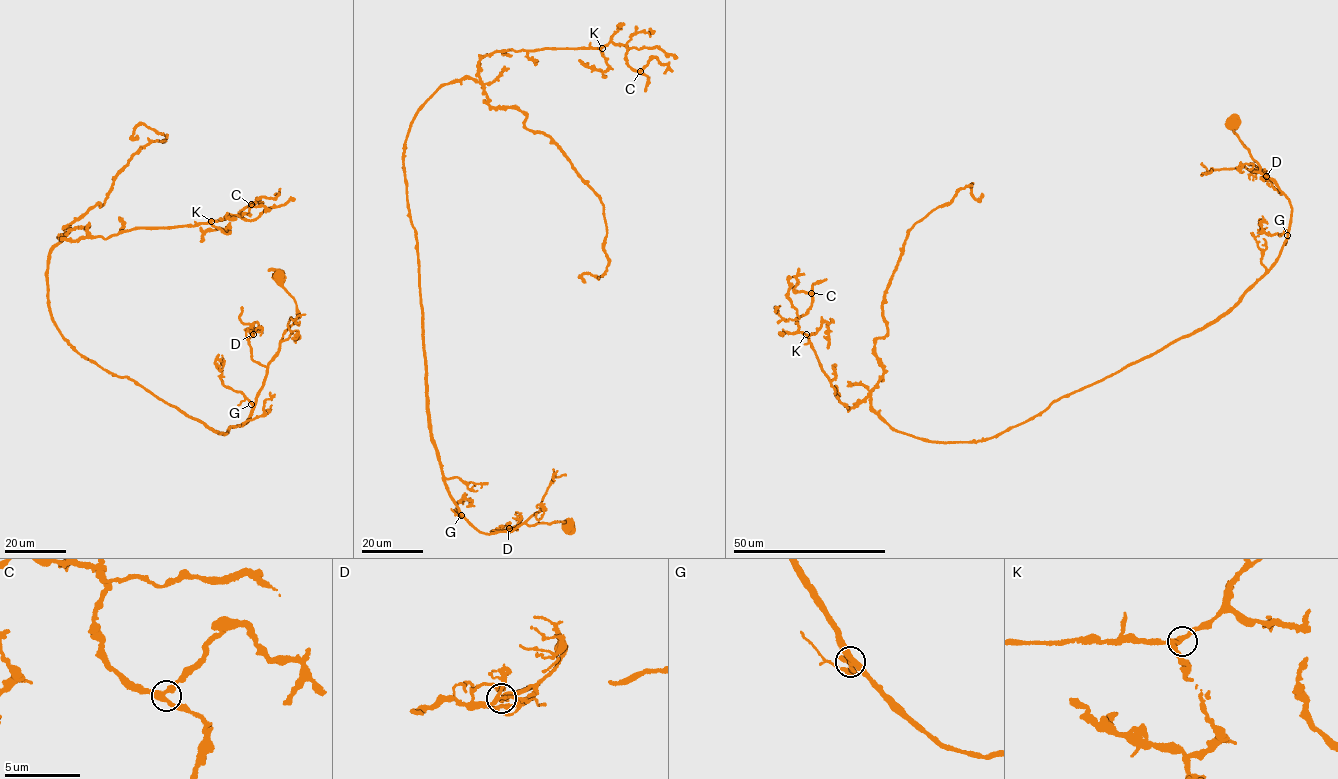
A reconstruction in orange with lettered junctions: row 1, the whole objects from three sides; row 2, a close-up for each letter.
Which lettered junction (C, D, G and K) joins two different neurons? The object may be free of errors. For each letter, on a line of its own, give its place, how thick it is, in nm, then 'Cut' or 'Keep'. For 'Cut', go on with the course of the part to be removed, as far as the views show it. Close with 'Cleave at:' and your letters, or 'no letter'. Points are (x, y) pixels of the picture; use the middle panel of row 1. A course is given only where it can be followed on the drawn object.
C: Place: (640, 71). Thickness 320 nm. Keep
D: Place: (509, 528). Thickness 200 nm. Cut. Course of the part to remove: (508, 528), (513, 528), (515, 526), (510, 528), (521, 520)
G: Place: (461, 515). Thickness 280 nm. Keep
K: Place: (602, 48). Thickness 320 nm. Keep
Cleave at: D

